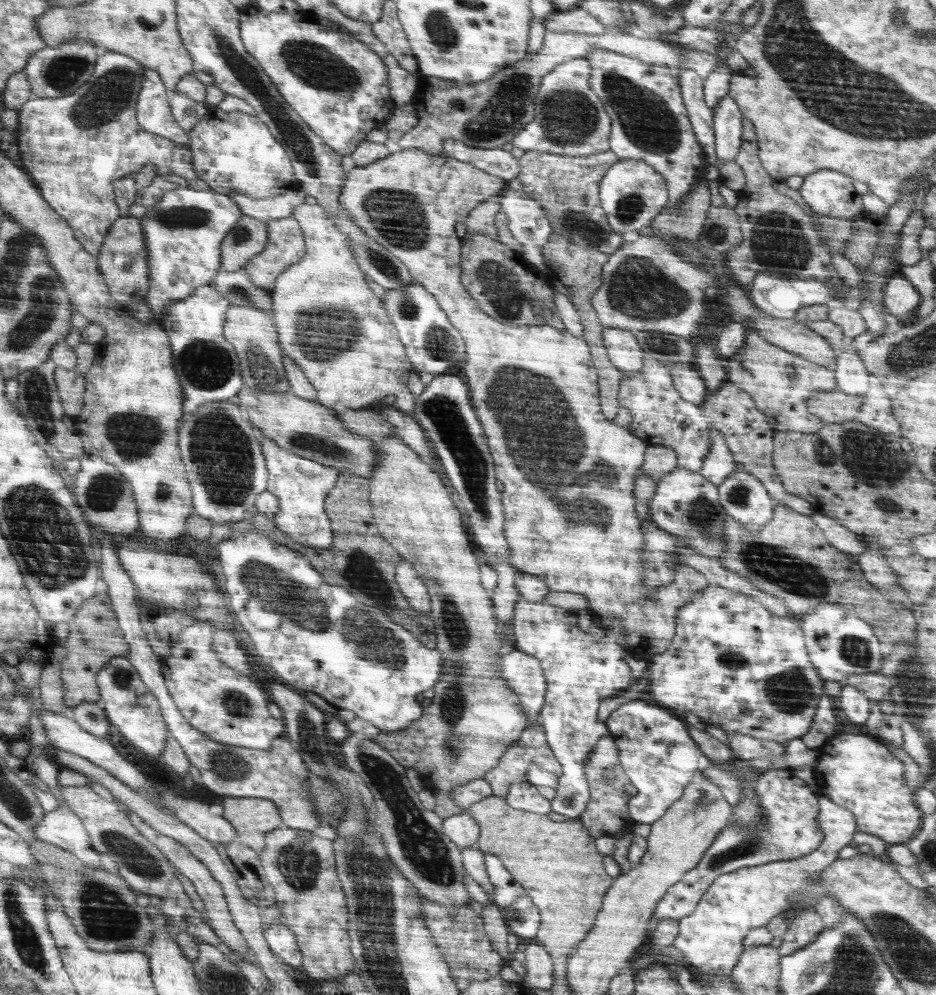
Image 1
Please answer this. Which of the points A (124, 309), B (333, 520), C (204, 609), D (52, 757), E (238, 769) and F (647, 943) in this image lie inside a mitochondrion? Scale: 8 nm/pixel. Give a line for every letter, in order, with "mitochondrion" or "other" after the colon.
A: other
B: other
C: other
D: other
E: mitochondrion
F: other

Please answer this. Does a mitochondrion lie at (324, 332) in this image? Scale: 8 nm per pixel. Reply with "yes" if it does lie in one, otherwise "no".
yes

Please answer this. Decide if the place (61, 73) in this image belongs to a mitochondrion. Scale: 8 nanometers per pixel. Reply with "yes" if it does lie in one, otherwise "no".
yes

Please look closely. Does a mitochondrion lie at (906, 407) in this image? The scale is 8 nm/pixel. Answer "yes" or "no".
no

